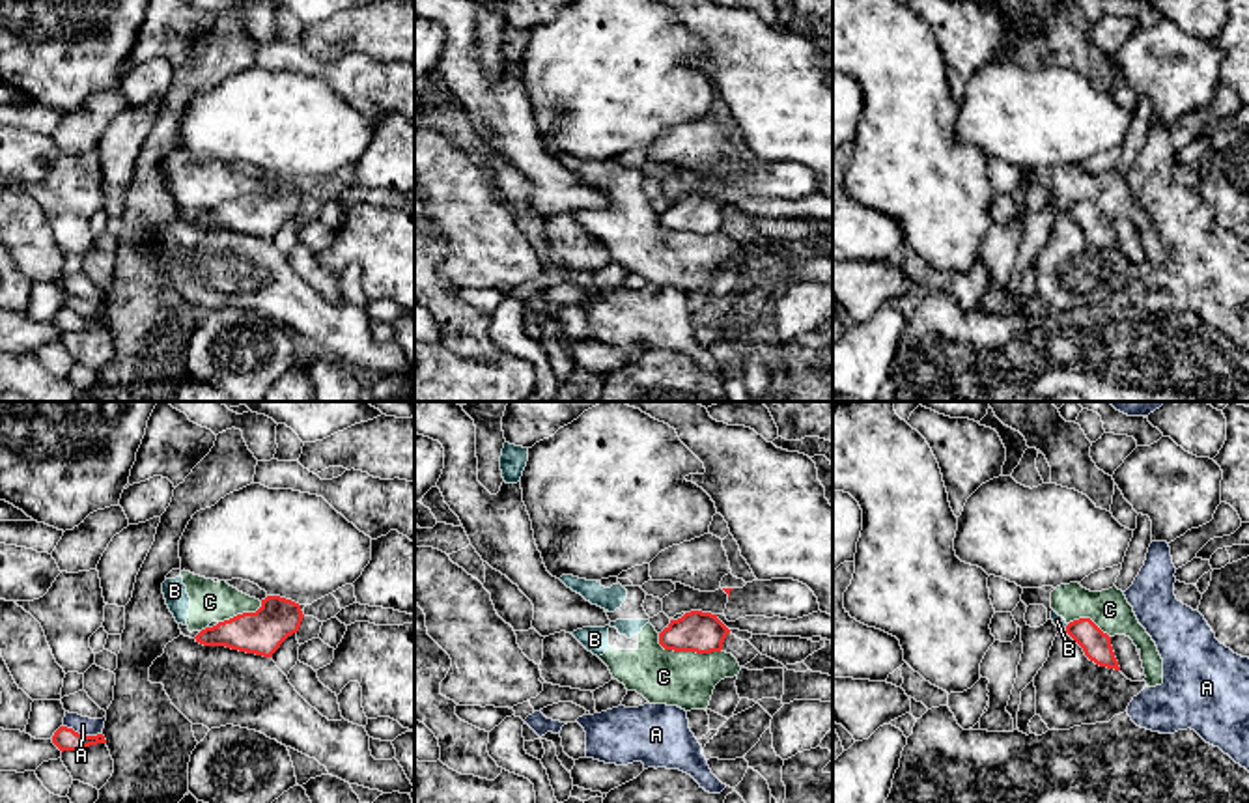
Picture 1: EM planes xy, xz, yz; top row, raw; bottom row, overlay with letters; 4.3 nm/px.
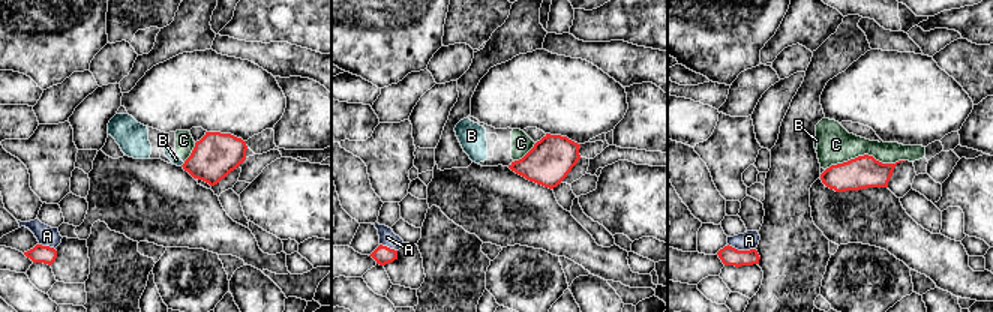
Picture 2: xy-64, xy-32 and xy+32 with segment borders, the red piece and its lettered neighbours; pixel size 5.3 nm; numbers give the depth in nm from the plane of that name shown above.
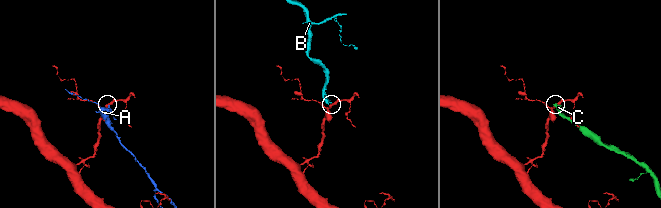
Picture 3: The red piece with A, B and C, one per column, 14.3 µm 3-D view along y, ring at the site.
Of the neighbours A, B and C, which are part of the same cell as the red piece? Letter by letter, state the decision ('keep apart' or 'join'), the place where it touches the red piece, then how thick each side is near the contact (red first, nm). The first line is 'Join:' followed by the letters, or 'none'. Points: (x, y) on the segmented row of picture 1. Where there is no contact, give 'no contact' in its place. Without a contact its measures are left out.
Join: none
A: keep apart; meets red in xy at (81, 734); 100 nm thick on the red side, 80 nm on the other
B: keep apart; meets red in yz at (1066, 626); 130 nm thick on the red side, 50 nm on the other
C: keep apart; meets red in xz at (686, 650); 180 nm thick on the red side, 240 nm on the other

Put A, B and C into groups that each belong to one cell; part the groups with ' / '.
A / B C

